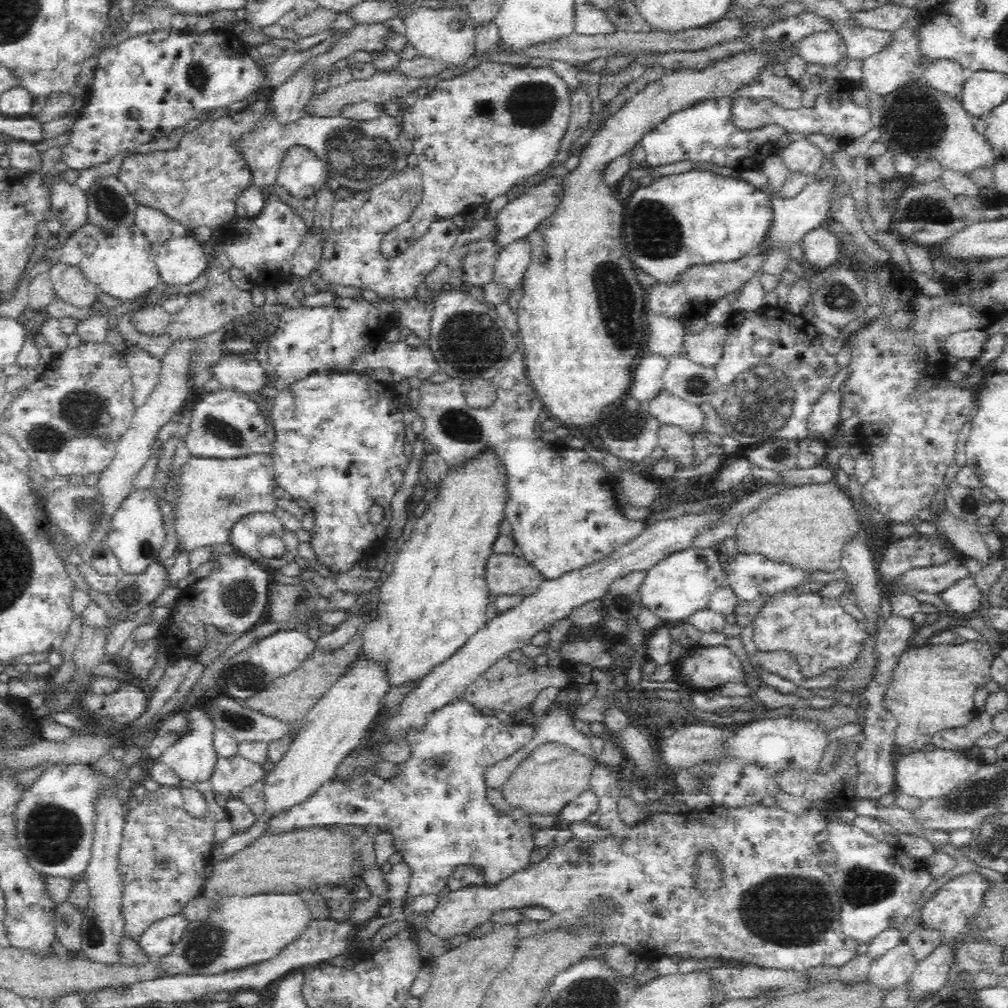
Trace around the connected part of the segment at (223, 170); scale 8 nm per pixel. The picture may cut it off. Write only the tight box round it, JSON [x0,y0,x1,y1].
[117,109,264,232]

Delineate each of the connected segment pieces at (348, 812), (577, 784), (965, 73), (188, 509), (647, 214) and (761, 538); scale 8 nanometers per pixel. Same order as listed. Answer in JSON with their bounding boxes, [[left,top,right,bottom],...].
[[256,701,540,895],[501,740,597,816],[924,59,972,97],[174,452,286,552],[623,169,770,281],[733,480,858,572]]

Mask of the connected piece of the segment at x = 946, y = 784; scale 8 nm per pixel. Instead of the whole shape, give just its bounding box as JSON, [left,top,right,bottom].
[895,749,981,800]

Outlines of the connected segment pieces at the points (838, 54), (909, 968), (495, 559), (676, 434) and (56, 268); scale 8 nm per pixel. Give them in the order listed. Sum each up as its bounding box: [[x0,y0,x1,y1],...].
[[798,28,846,64],[869,940,919,987],[482,551,543,595],[657,422,695,468],[49,263,98,309]]

